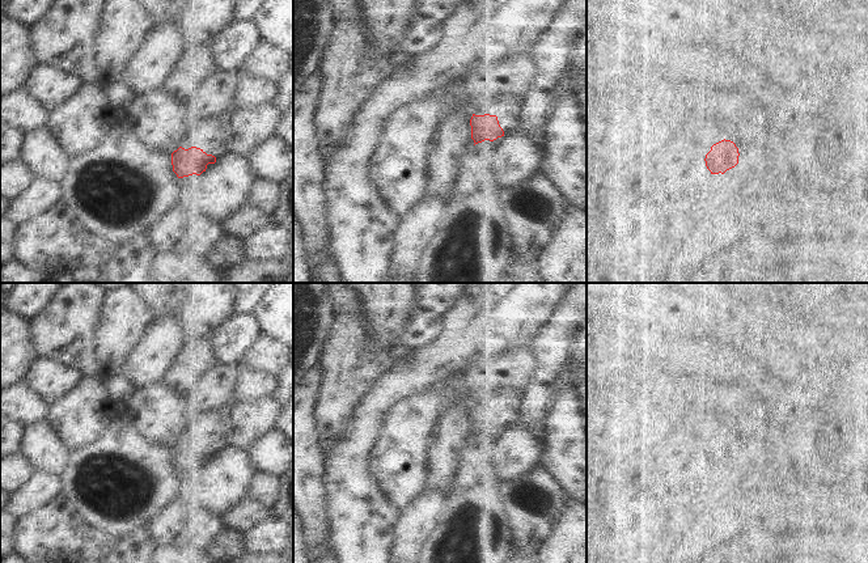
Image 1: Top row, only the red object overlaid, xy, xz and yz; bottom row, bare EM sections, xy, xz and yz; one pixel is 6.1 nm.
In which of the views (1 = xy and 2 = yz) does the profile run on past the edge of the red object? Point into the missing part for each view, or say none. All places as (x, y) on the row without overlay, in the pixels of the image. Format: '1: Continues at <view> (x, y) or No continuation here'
1: Continues at xy (212, 427)
2: Continues at yz (710, 426).

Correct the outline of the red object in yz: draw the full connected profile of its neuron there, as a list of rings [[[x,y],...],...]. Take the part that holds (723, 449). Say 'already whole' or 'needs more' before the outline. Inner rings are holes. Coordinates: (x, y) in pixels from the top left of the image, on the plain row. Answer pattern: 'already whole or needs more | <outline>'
needs more | [[[711,409],[704,411],[696,423],[695,437],[706,448],[706,460],[711,467],[724,467],[738,457],[738,441],[724,432],[724,424]]]

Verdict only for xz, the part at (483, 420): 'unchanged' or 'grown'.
grown

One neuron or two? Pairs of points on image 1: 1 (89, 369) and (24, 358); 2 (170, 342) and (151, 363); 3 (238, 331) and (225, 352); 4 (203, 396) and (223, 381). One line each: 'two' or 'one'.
1: two
2: one
3: one
4: one

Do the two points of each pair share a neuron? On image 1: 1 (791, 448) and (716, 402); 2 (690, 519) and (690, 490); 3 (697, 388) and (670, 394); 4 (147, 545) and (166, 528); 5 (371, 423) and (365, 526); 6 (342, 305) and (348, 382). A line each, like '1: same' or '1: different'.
1: same
2: different
3: different
4: different
5: same
6: same

